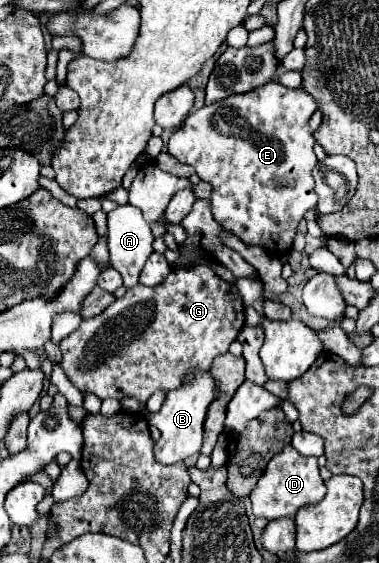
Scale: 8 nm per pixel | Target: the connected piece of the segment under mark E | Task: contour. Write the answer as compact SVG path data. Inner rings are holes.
M269 81L259 89L231 95L215 105L205 105L191 113L171 135L169 153L181 163L195 167L197 175L213 185L211 211L225 229L235 233L247 245L261 245L273 253L287 251L291 249L299 221L317 201L311 177L311 169L317 163L313 153L315 139L309 129L309 117L315 109L317 103L301 87L289 89L279 81Z

